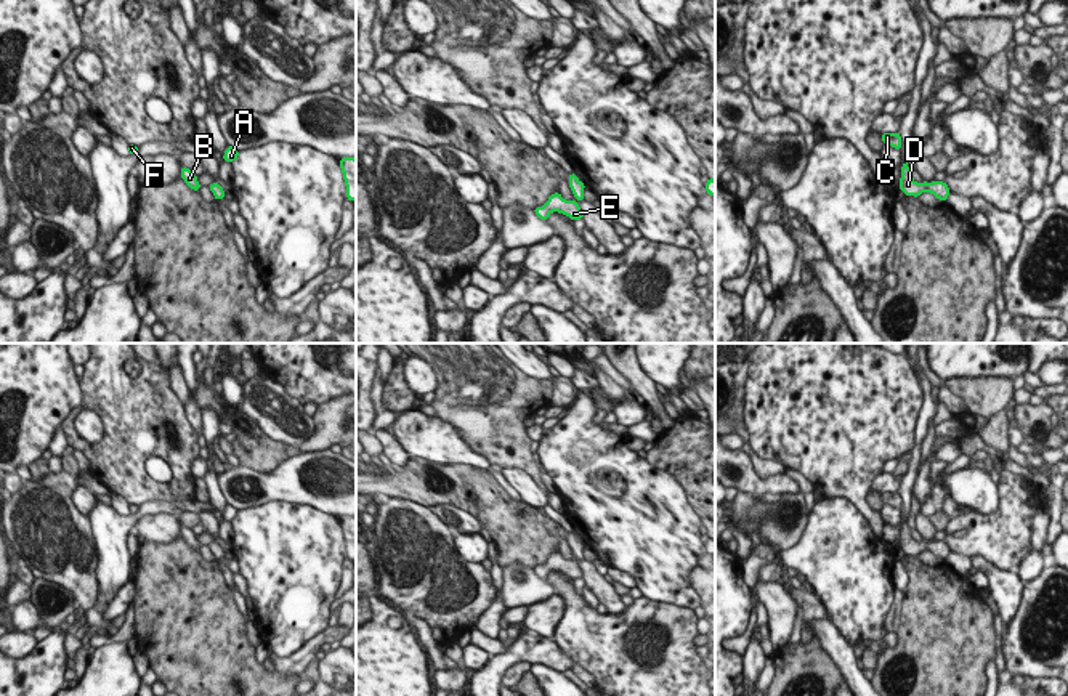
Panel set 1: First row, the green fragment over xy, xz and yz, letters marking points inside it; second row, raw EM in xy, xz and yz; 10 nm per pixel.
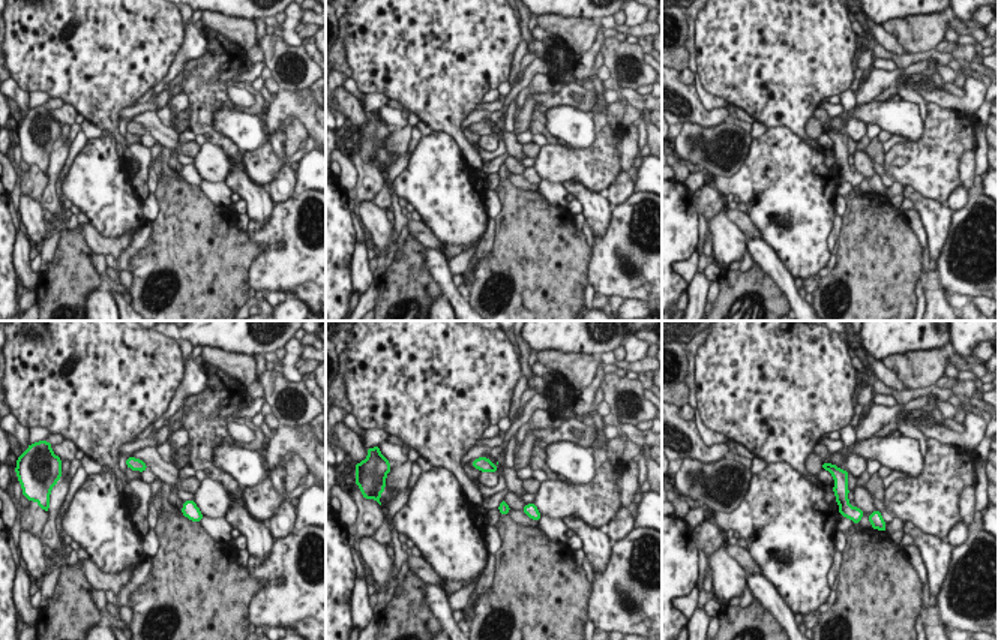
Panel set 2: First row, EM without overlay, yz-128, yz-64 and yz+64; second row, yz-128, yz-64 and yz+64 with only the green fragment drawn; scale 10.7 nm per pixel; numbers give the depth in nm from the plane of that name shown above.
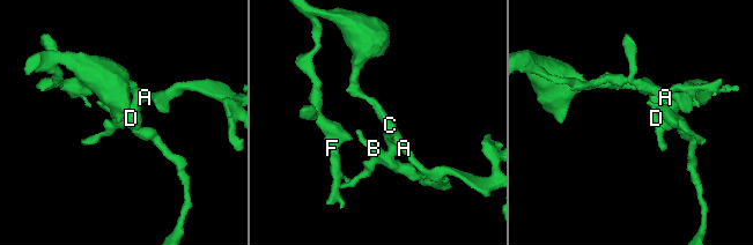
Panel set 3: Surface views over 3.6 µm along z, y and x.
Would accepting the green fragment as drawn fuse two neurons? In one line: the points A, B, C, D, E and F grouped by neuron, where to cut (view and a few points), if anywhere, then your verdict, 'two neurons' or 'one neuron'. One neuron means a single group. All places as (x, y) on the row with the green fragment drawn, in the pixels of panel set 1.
groups A B C D E F; cut none; one neuron

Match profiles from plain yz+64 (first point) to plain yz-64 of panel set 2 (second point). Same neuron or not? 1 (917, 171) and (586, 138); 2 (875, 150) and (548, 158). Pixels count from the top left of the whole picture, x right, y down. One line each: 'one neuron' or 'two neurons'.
1: two neurons
2: two neurons

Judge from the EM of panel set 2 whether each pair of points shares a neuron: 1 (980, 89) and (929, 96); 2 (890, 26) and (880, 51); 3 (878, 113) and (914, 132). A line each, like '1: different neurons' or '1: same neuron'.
1: same neuron
2: different neurons
3: same neuron

